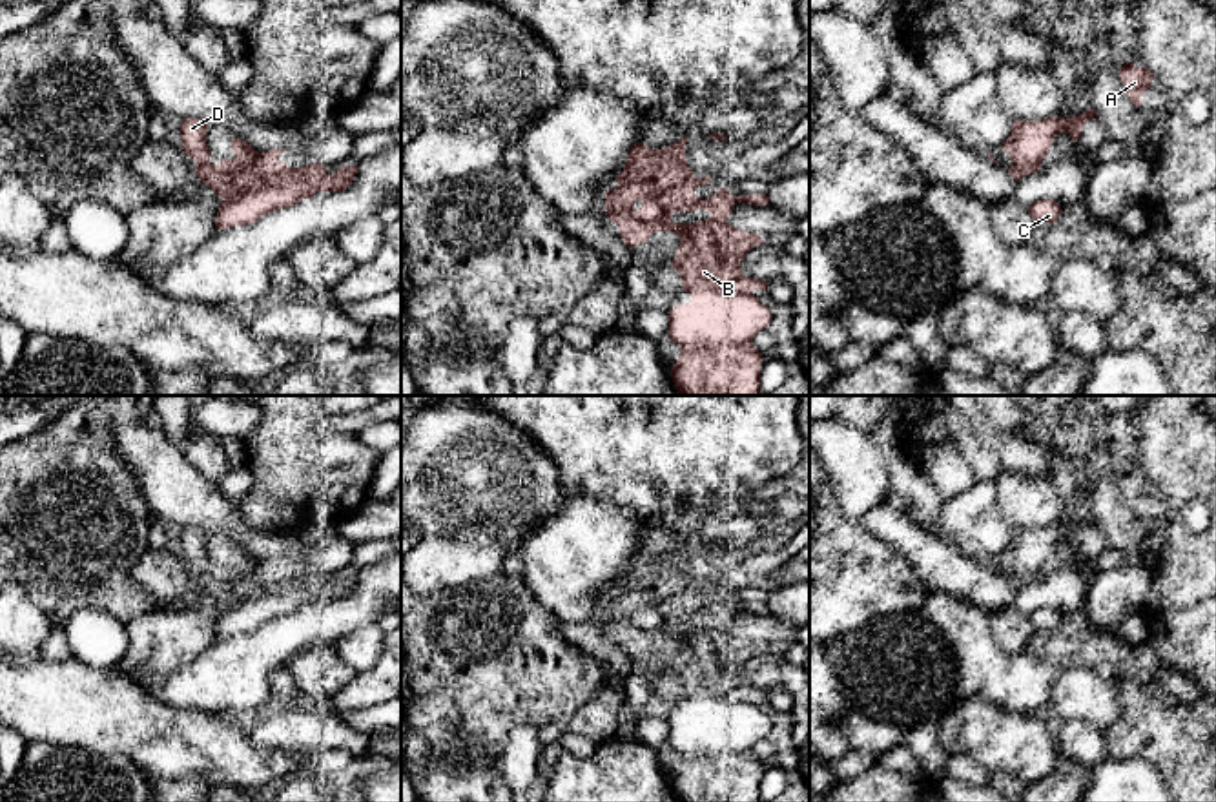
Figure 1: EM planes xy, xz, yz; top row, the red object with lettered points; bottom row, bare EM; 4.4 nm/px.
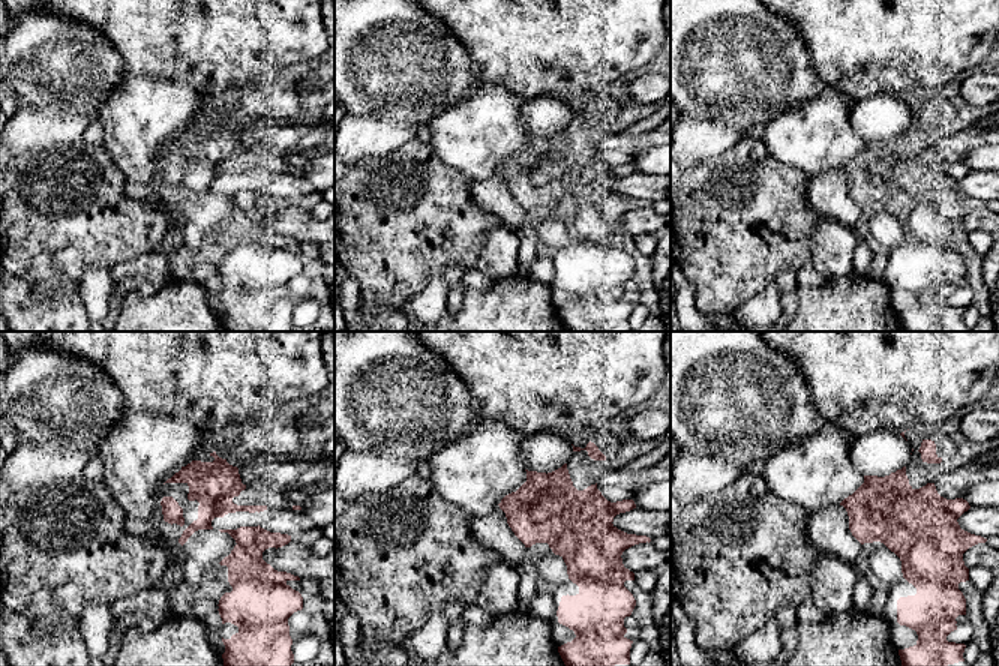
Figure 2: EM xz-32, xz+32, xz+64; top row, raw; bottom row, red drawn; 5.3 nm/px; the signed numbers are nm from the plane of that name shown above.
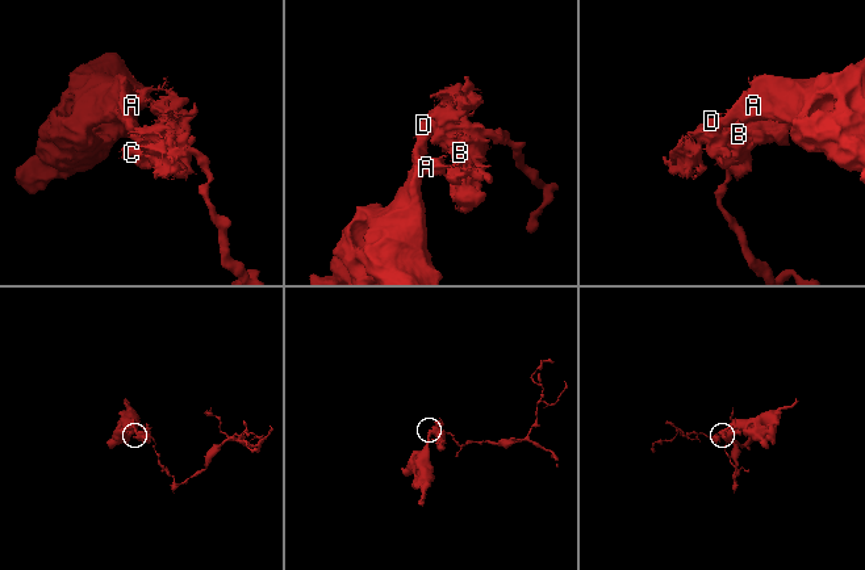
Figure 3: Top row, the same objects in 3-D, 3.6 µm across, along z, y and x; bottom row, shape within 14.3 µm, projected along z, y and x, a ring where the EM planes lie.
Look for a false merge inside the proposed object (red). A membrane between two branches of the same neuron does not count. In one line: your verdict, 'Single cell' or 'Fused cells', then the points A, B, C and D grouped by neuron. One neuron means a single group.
Single cell. Groups: A B C D

